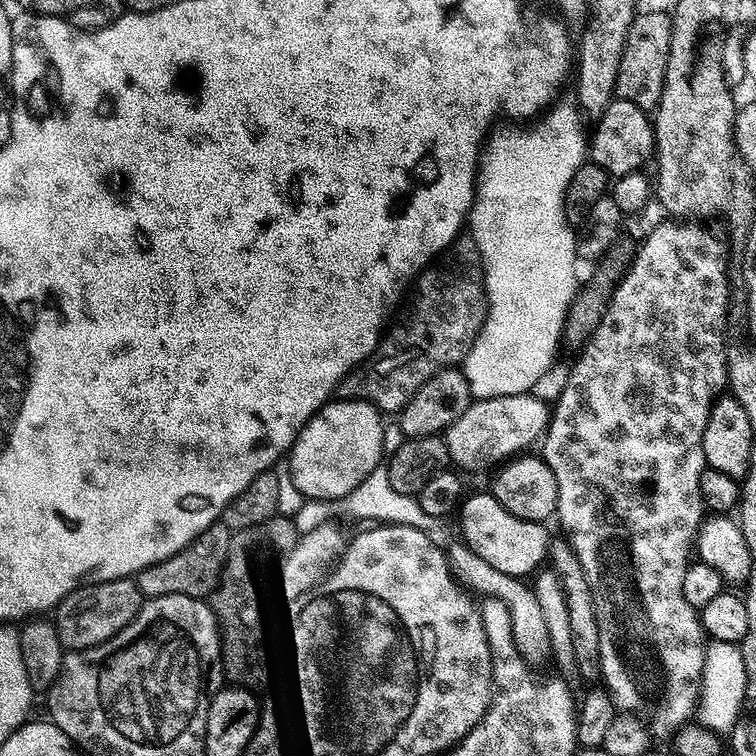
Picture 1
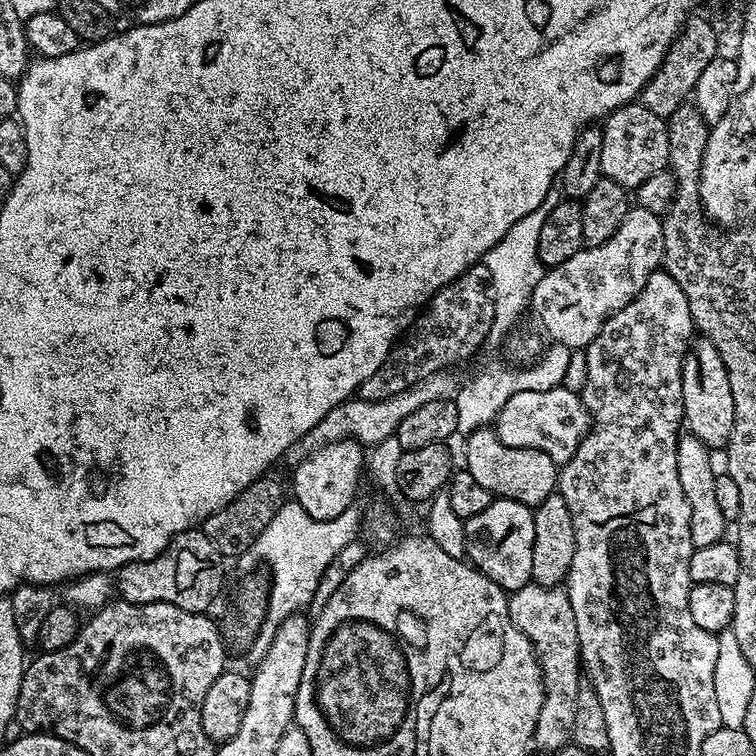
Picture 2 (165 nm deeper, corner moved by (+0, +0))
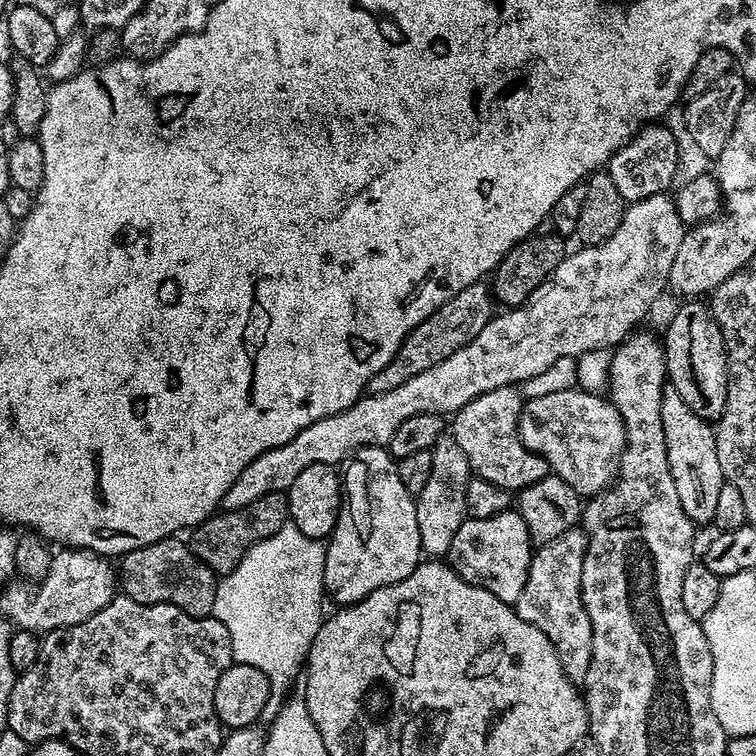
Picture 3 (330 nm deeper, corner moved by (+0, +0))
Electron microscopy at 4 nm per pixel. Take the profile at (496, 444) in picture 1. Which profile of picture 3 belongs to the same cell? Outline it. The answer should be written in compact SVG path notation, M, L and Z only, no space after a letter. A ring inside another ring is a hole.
M574 387L558 394L542 394L533 400L525 399L520 410L520 441L531 452L543 456L549 469L555 475L561 476L581 497L591 498L609 487L613 479L614 465L624 448L624 419L603 395L583 392Z

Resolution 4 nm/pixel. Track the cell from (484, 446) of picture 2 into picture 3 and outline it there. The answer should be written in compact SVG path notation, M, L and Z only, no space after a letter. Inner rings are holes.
M509 386L466 402L450 420L450 435L466 454L471 471L479 479L494 482L494 486L507 488L513 494L550 475L547 460L520 441L521 407L519 387Z

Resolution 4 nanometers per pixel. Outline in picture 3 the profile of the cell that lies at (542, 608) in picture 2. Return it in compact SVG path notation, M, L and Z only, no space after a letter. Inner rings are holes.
M577 527L554 542L541 545L534 553L526 586L514 605L523 621L537 626L550 639L568 680L580 684L589 669L593 654L593 627L581 598L582 562L587 552L587 537Z

